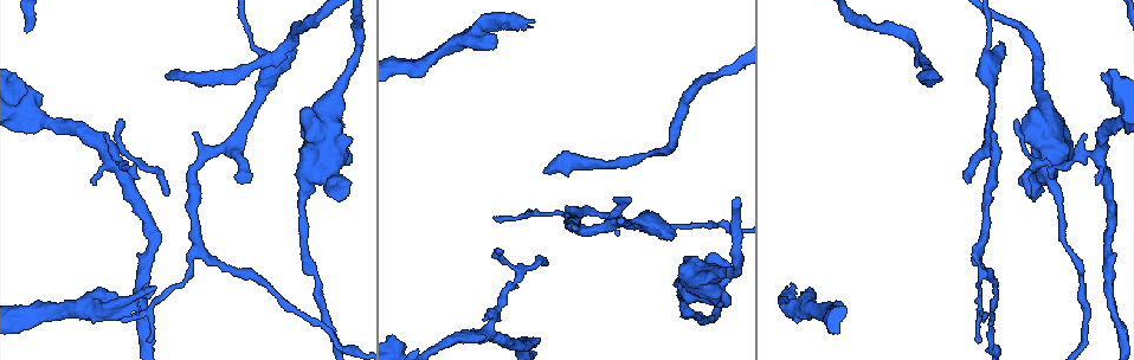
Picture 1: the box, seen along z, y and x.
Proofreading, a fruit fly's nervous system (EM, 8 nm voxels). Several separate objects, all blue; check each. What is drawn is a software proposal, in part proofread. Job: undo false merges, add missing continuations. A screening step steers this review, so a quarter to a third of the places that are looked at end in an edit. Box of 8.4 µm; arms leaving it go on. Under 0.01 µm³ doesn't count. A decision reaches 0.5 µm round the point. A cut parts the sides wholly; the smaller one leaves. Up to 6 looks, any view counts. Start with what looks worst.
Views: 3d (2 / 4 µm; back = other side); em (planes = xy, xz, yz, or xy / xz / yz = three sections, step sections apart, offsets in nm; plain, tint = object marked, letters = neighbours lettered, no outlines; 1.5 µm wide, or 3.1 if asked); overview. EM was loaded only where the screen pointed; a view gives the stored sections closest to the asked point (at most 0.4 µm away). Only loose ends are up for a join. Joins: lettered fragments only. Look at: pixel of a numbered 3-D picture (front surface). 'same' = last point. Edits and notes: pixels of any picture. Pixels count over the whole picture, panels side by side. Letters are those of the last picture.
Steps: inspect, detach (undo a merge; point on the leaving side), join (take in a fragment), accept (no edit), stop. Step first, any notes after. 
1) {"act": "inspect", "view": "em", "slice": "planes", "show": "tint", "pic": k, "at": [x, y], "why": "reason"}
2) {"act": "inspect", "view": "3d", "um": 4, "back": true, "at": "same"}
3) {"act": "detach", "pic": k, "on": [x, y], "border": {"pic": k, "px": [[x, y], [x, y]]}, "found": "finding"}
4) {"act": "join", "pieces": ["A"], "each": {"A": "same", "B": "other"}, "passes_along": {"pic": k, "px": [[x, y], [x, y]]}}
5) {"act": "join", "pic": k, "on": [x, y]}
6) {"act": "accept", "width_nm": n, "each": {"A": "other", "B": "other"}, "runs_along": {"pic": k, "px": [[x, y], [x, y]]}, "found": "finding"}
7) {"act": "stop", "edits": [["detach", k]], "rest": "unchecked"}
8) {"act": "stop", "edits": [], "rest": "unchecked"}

{"act": "inspect", "view": "3d", "um": 4, "pic": 1, "at": [669, 234], "why": "an open end"}

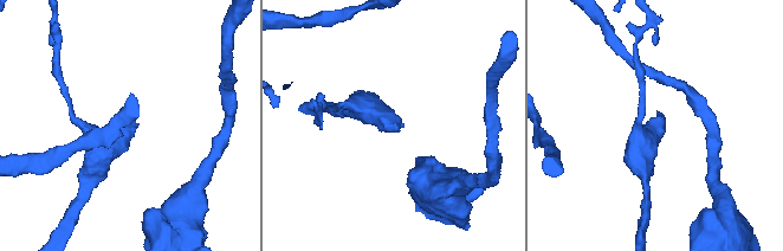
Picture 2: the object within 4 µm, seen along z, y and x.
{"act": "inspect", "view": "em", "slice": "planes", "show": "plain", "pic": 2, "at": [394, 124], "why": "shape alone is not enough"}

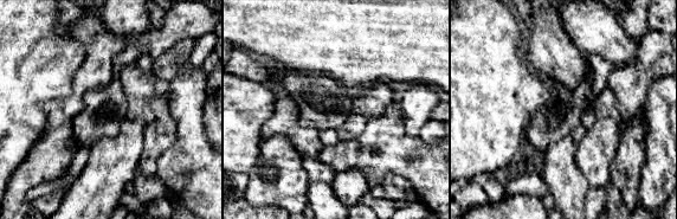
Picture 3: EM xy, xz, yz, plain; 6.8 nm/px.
{"act": "inspect", "view": "em", "slice": "planes", "show": "letters", "at": "same"}

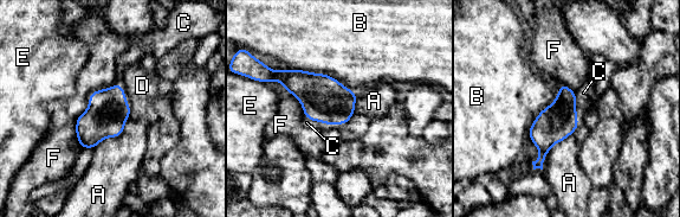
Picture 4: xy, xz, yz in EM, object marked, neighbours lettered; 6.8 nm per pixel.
{"act": "join", "pieces": ["C"], "each": {"A": "other", "B": "other", "C": "same", "D": "other", "E": "other", "F": "other"}, "passes_along": {"pic": 4, "px": [[556, 122], [576, 108], [583, 93]]}, "found": "it goes on there"}

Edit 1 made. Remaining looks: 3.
{"act": "inspect", "view": "em", "slice": "planes", "show": "letters", "pic": 1, "at": [485, 334]}

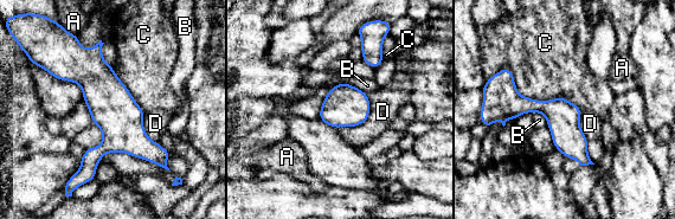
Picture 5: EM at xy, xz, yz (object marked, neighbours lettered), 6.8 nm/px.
{"act": "accept", "width_nm": 220, "each": {"A": "other", "B": "other", "C": "other", "D": "other"}, "runs_along": {"pic": 5, "px": [[98, 46], [109, 142], [88, 178]]}, "found": "one neuron here"}

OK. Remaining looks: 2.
{"act": "stop", "edits": [["join", 4]], "rest": "unchecked"}

